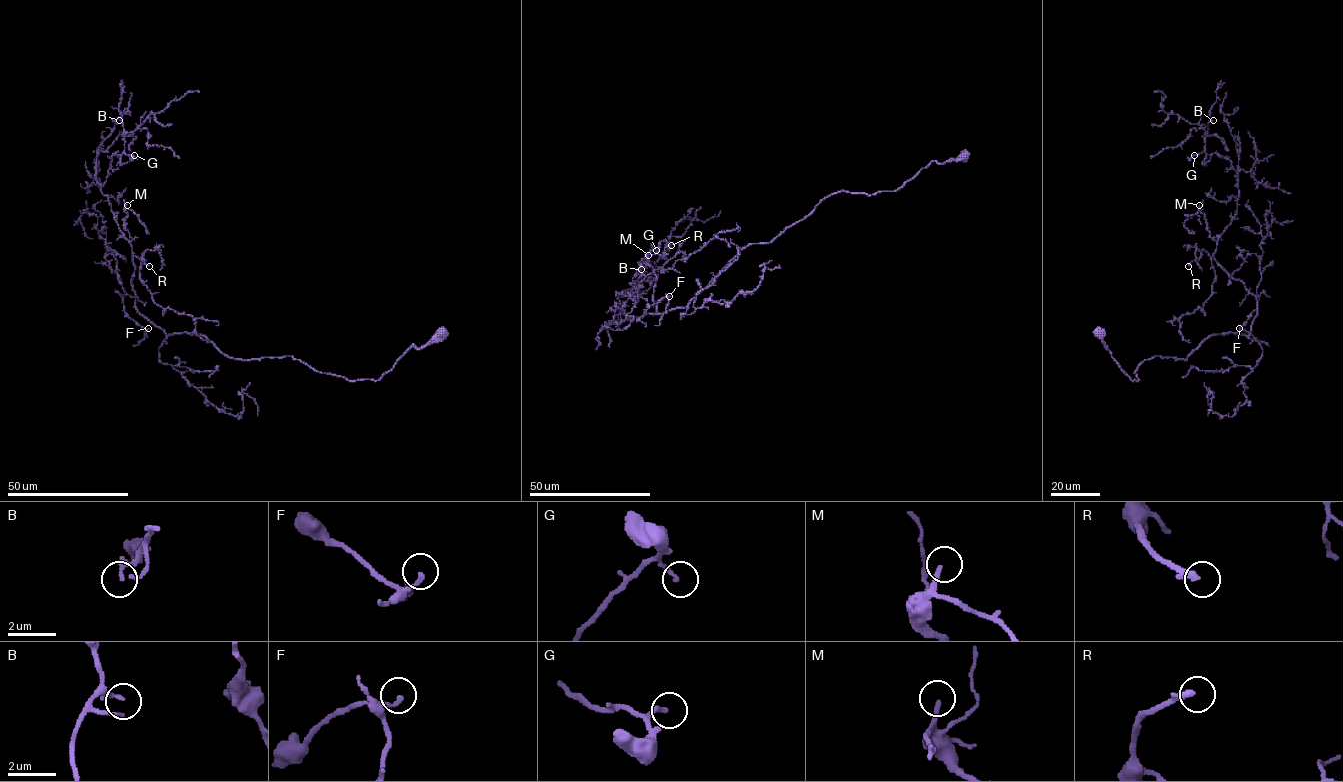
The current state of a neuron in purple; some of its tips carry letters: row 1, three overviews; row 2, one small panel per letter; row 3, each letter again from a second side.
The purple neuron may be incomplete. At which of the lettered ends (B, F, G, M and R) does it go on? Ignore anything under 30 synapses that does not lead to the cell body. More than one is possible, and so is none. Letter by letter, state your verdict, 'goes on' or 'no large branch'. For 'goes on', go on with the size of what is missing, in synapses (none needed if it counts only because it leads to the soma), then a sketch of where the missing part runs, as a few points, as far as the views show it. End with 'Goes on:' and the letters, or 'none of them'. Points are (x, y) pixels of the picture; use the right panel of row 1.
B: no large branch
F: no large branch
G: no large branch
M: goes on | 45 syn | (1199, 205), (1197, 194), (1185, 186), (1162, 200), (1154, 200), (1150, 194)
R: goes on | 50 syn | (1188, 266), (1165, 266), (1146, 294), (1135, 295), (1124, 275)
Goes on: M, R

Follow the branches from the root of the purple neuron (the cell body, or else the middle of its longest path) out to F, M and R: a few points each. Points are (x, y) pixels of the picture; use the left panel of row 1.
F: (443, 332), (379, 379), (349, 380), (167, 335), (123, 294), (148, 328)
M: (443, 332), (376, 380), (167, 335), (135, 305), (127, 205)
R: (443, 332), (376, 380), (291, 356), (229, 358), (138, 311), (133, 257), (145, 250), (149, 266)

